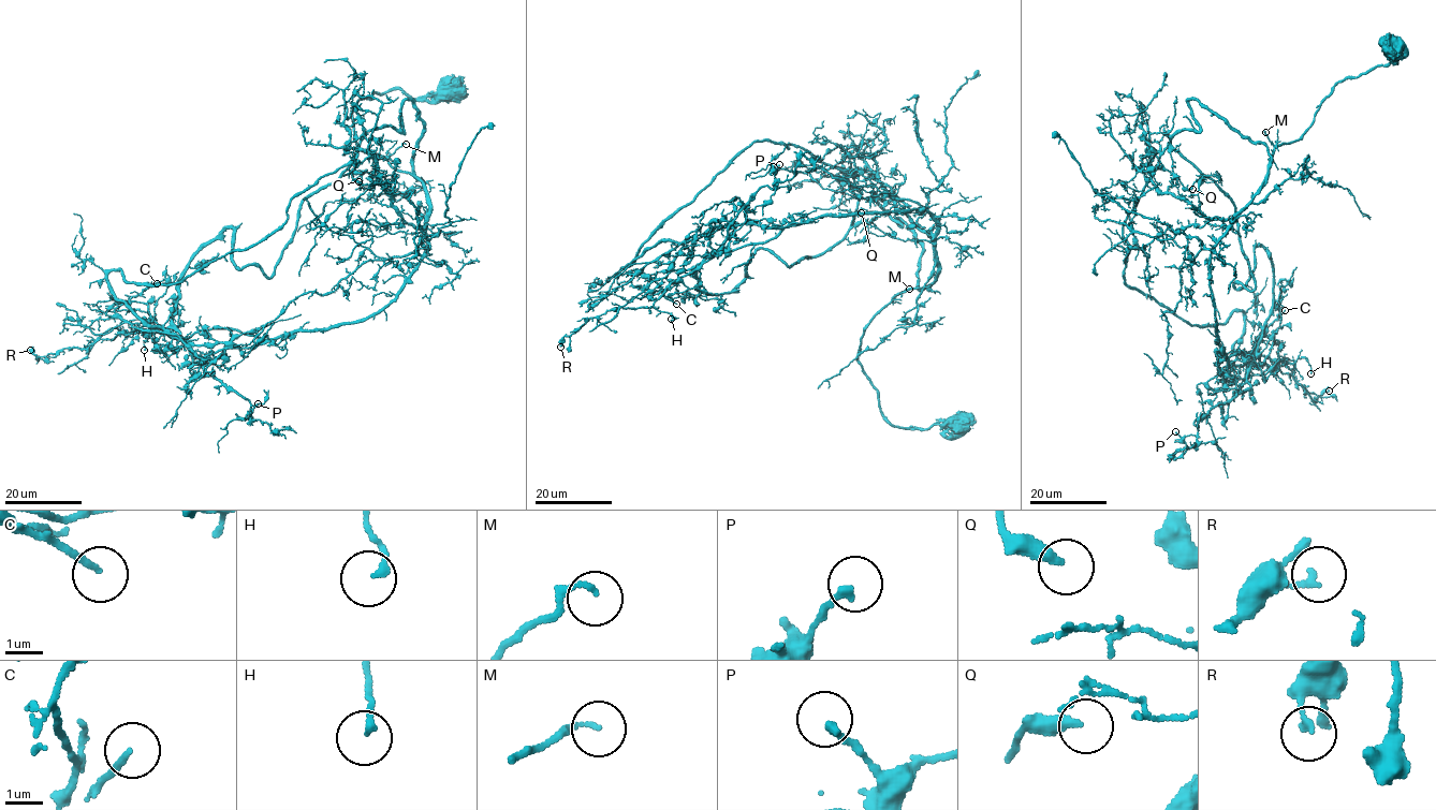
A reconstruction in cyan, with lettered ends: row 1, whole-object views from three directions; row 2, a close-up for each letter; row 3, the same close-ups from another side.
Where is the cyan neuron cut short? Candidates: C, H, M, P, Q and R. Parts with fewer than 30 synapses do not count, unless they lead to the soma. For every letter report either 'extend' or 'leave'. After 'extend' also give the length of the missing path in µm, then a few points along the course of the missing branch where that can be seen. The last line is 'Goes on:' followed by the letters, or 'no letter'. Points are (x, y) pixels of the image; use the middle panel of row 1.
C: leave
H: leave
M: leave
P: leave
Q: leave
R: leave
Goes on: no letter

